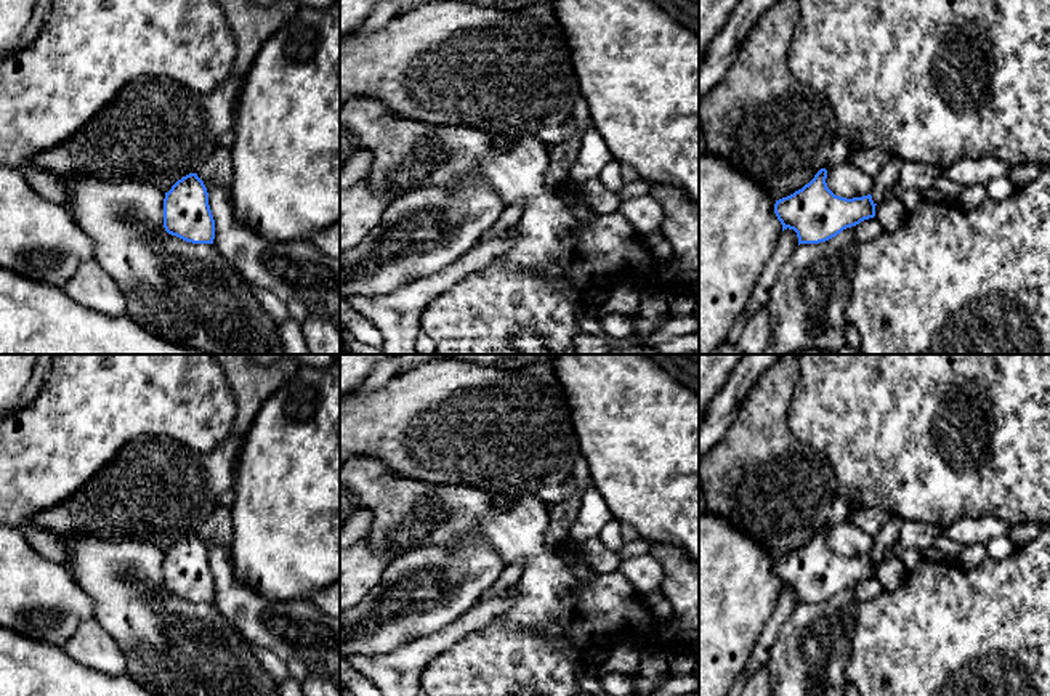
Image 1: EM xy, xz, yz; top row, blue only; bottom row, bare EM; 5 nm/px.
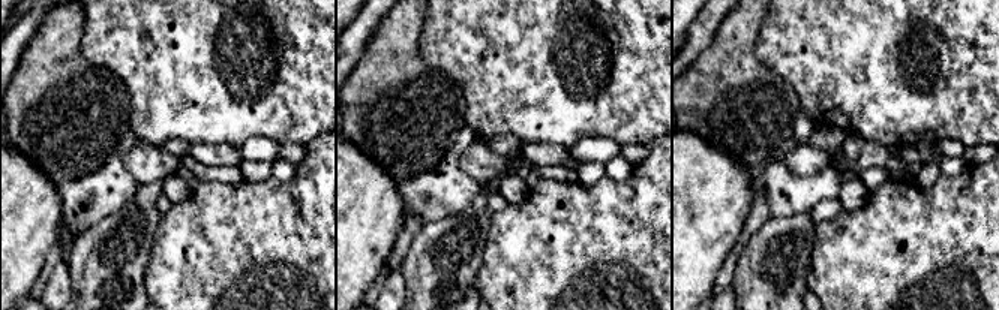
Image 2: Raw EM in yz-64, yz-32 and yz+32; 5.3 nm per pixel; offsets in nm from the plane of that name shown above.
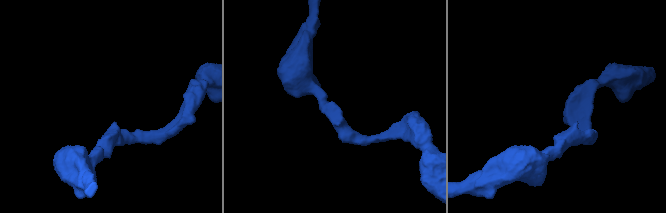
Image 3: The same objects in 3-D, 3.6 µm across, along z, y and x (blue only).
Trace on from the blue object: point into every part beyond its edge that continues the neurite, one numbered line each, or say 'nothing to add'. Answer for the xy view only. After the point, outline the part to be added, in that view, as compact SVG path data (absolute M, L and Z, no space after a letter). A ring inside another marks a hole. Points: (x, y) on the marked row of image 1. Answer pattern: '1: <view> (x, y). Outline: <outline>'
nothing to add

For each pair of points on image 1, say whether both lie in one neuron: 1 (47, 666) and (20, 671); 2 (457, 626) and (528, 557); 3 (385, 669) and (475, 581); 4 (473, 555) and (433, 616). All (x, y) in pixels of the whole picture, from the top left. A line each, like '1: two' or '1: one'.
1: one
2: two
3: two
4: one

